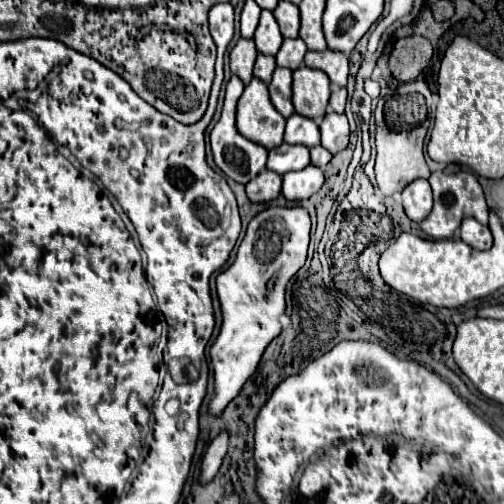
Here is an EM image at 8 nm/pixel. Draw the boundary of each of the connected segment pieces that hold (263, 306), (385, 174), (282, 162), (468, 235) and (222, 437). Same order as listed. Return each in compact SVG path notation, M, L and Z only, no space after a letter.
M268 206L250 220L234 264L218 274L216 288L224 322L210 348L216 378L216 396L210 402L212 416L220 416L226 404L240 392L244 382L254 374L264 348L280 334L280 316L286 308L286 284L304 266L308 244L310 214L306 208Z
M376 146L376 184L390 196L418 178L430 178L422 146Z
M282 144L270 150L268 154L268 170L274 170L278 174L286 174L292 170L302 170L304 166L310 164L310 150L306 146L290 146Z
M464 218L462 220L462 240L476 248L476 250L488 250L492 246L492 232L488 226L482 226L478 220L474 218Z
M222 430L218 434L218 438L214 438L210 442L210 446L206 450L206 456L204 456L204 462L202 462L202 476L200 476L202 482L210 482L216 476L216 472L222 464L222 458L226 456L228 440L230 440L230 434L226 434L226 430Z

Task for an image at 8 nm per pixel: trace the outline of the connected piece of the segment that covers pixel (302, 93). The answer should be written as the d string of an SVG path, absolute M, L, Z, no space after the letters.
M300 66L294 70L294 84L292 84L292 102L294 110L302 116L320 120L326 114L330 98L330 80L320 70L310 70Z

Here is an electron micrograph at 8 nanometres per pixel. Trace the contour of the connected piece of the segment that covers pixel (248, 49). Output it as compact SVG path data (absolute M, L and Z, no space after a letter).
M240 38L230 52L230 70L232 70L232 74L240 76L244 80L244 84L248 84L252 78L252 68L254 68L256 56L258 56L258 50L256 50L252 38Z

